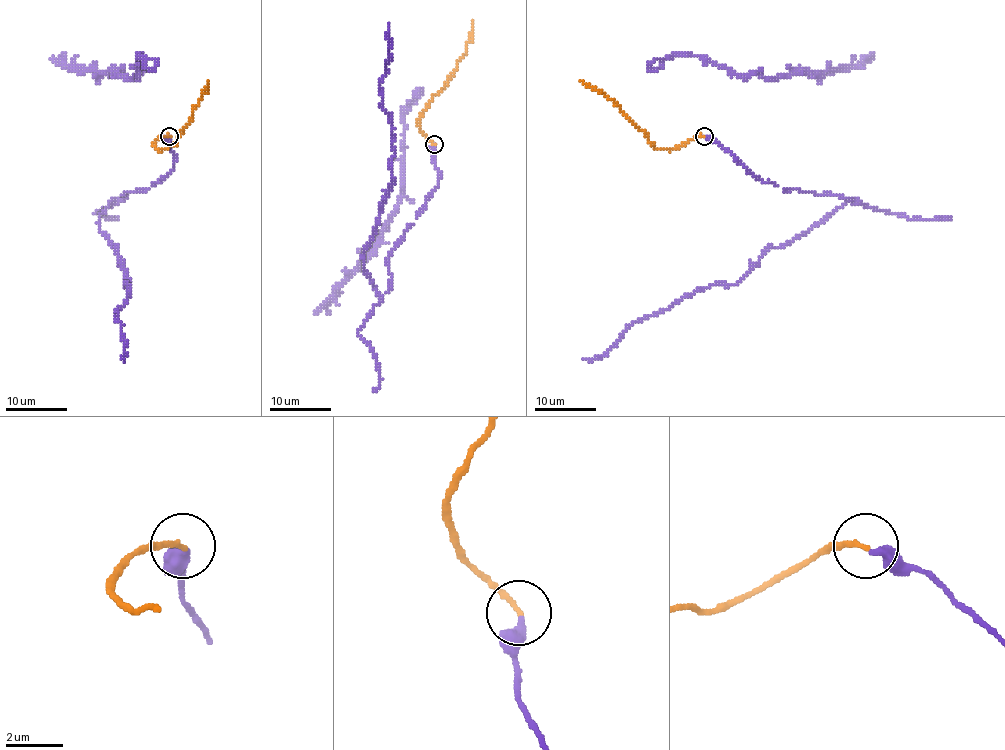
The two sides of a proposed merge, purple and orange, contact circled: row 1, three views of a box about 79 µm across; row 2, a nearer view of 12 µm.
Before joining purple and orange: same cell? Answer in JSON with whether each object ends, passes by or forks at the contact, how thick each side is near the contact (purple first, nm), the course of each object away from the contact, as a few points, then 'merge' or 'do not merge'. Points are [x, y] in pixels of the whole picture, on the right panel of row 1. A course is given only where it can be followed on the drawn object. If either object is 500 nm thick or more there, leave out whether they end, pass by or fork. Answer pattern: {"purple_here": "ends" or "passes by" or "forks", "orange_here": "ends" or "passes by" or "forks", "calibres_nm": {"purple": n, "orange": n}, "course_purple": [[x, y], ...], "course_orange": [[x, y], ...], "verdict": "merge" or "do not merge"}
{"purple_here": "ends", "orange_here": "ends", "calibres_nm": {"purple": 380, "orange": 180}, "course_purple": [[704, 137], [763, 182], [854, 199], [771, 247], [738, 282], [695, 290], [631, 324], [604, 355], [583, 358]], "course_orange": [[704, 135], [695, 135], [669, 149], [658, 149], [611, 100], [580, 80]], "verdict": "merge"}

